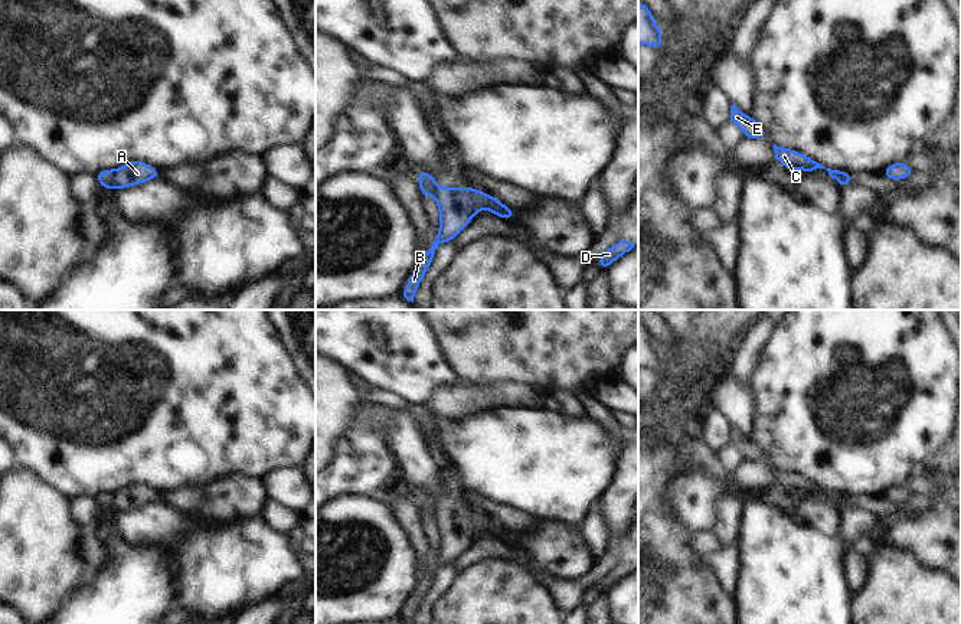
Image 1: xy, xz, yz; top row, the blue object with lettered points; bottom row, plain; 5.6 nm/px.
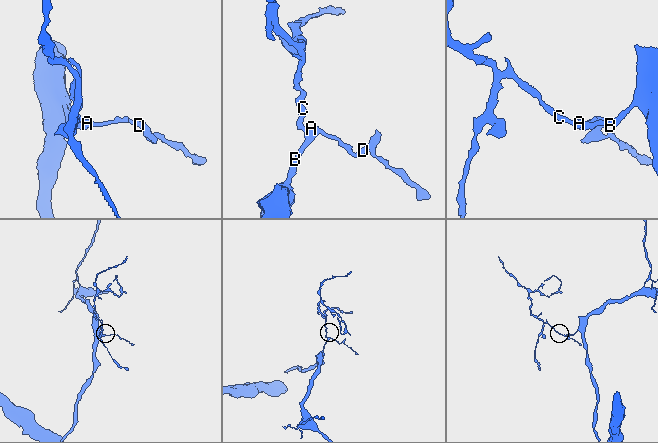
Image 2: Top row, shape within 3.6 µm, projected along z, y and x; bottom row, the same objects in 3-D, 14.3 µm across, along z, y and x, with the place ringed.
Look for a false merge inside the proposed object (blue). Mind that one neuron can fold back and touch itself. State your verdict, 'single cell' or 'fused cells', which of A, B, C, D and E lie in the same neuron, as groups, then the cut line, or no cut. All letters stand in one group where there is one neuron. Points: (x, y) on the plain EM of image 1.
fused cells | A B D / C E | xy (114, 495), (110, 509)

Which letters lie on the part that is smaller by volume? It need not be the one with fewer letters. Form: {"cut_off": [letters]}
{"cut_off": ["C", "E"]}

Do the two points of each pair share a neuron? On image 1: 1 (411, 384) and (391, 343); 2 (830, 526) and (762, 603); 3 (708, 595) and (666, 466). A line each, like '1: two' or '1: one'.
1: one
2: two
3: one

